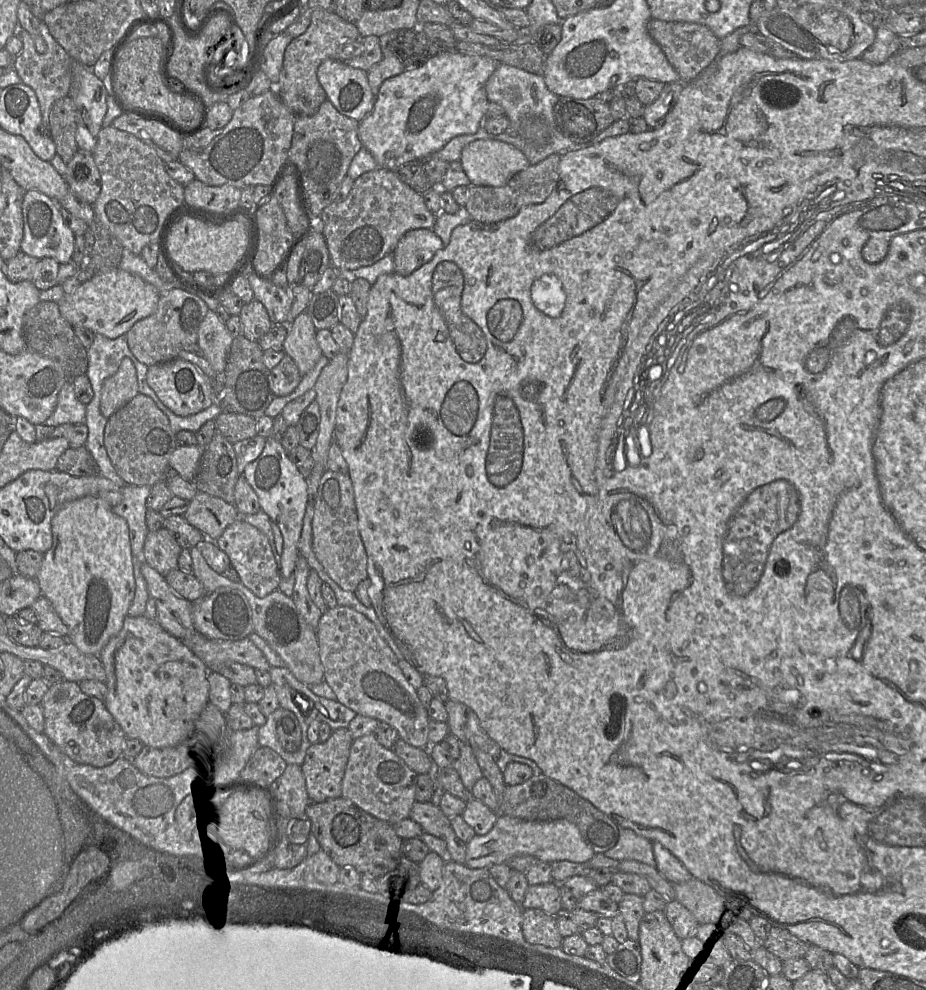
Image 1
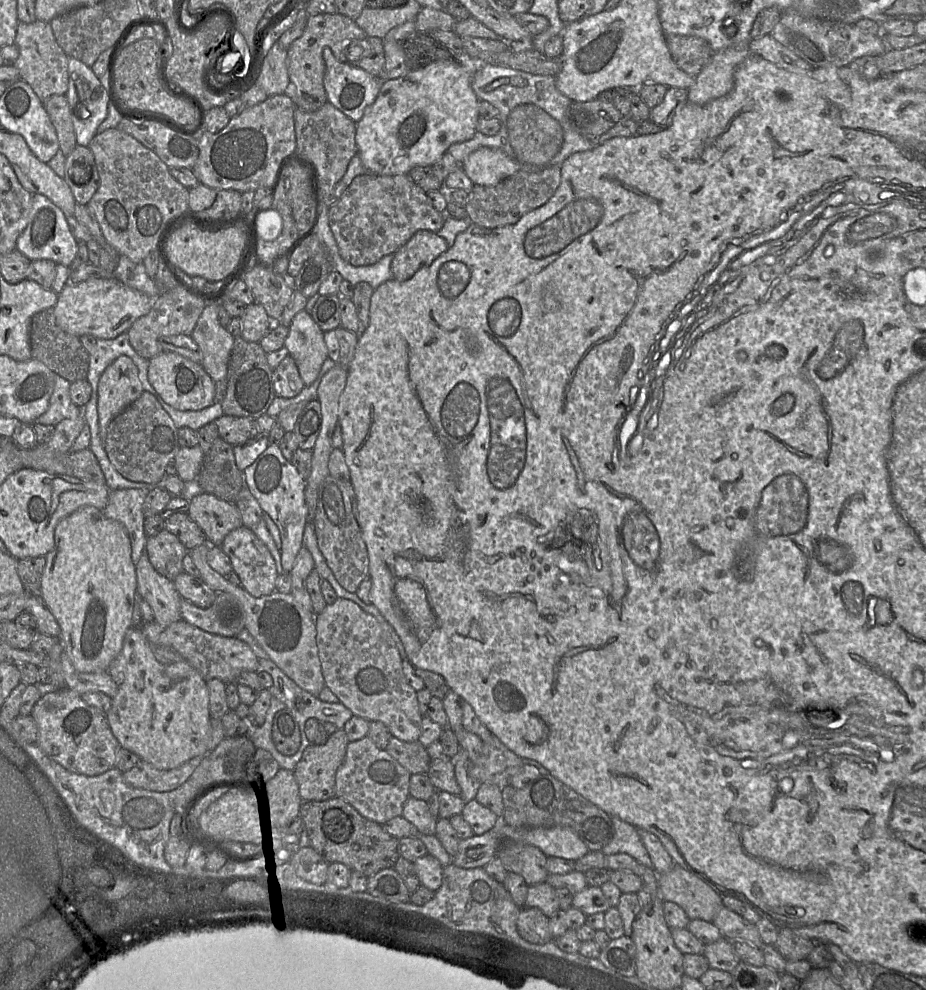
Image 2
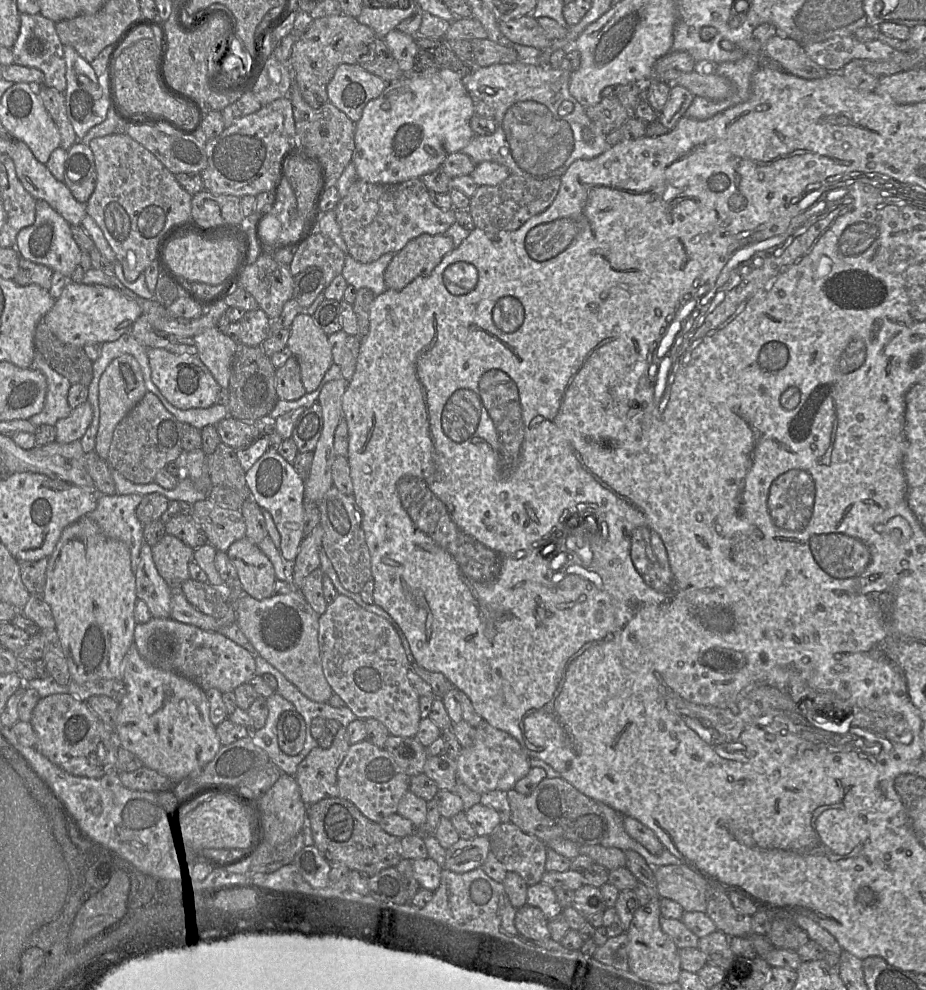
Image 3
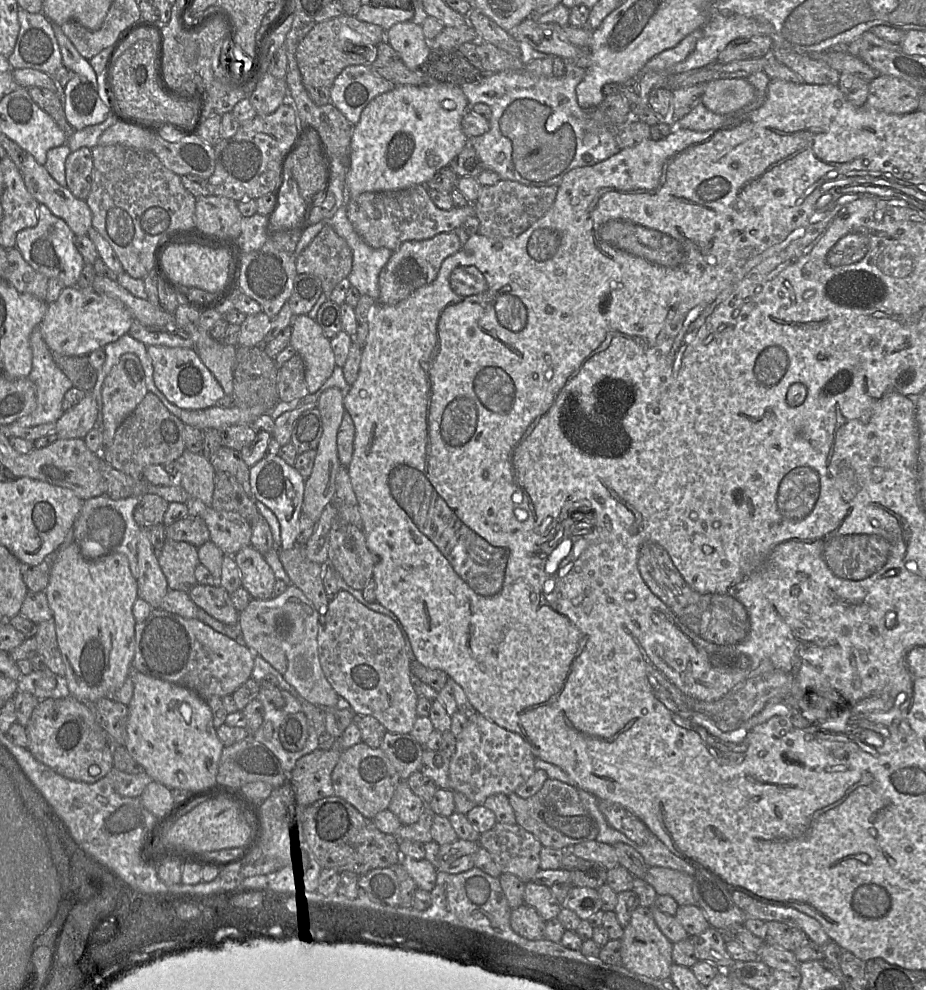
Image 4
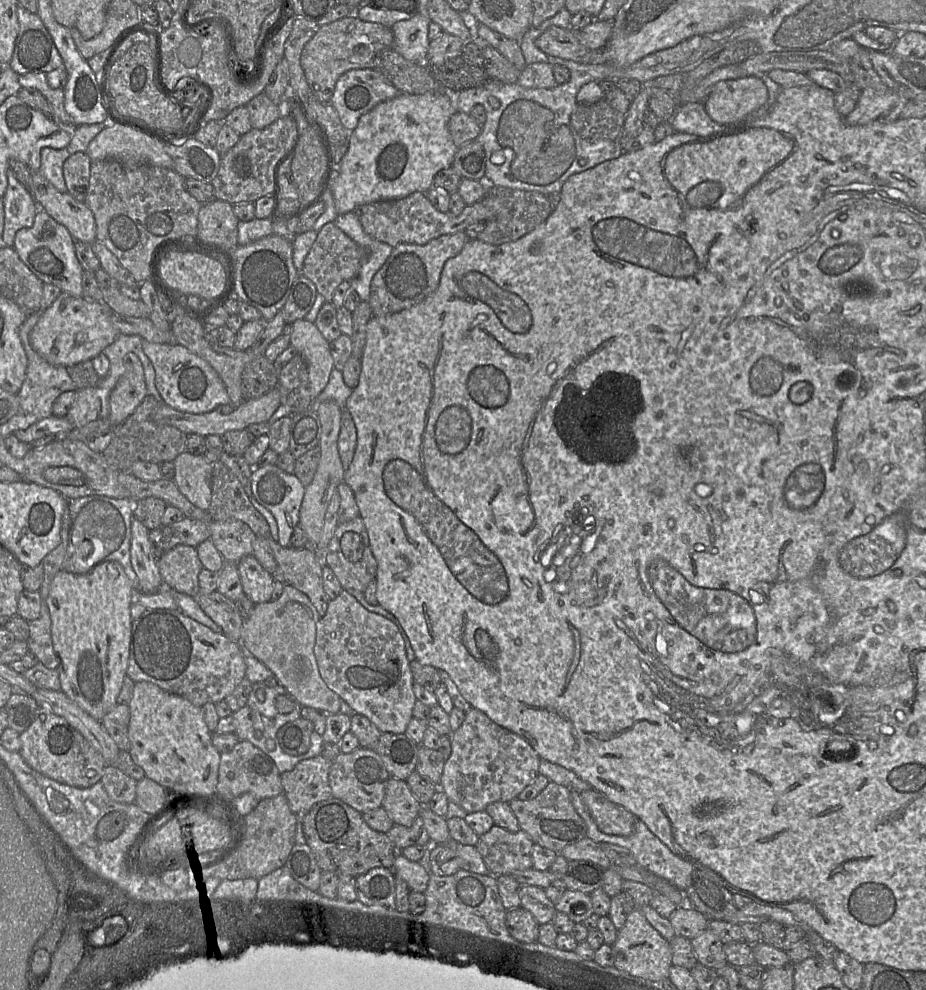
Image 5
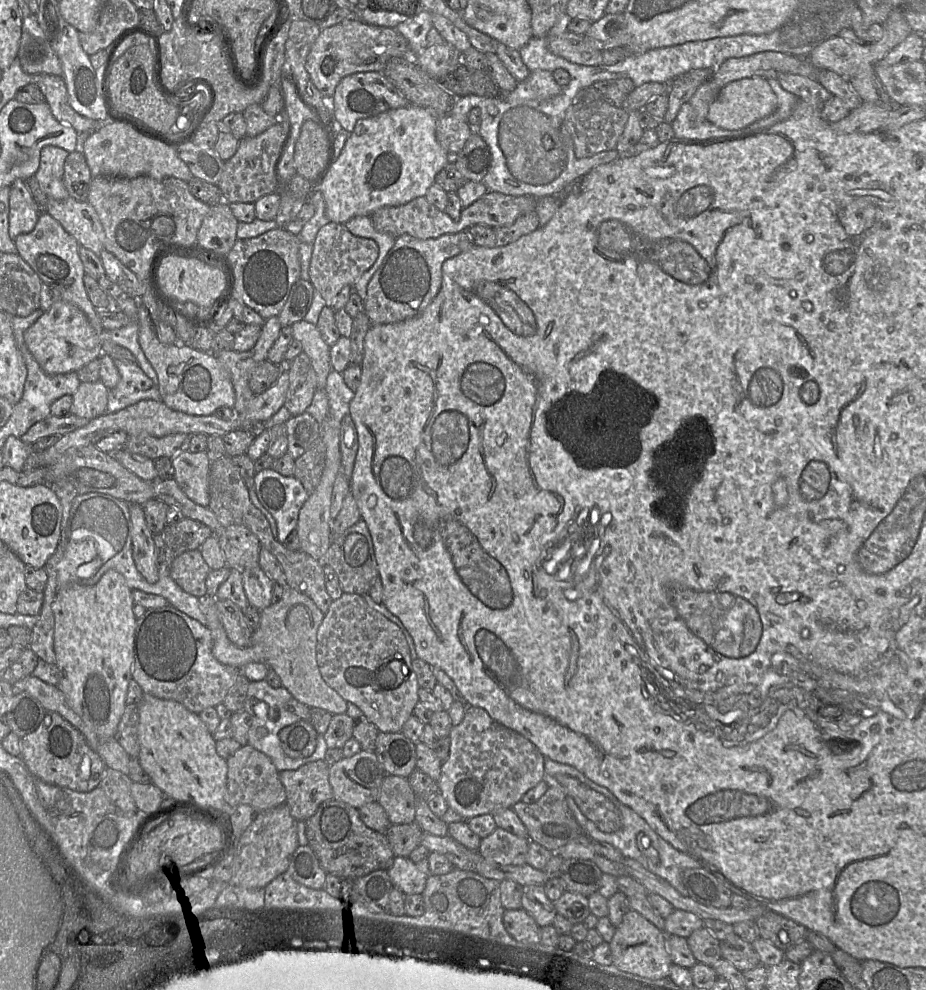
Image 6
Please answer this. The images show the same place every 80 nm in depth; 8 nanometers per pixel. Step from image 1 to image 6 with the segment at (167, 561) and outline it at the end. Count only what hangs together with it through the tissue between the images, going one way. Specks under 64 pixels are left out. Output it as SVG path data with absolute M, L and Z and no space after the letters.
M199 549L182 553L170 566L171 578L187 593L206 597L206 578L211 568L205 562Z

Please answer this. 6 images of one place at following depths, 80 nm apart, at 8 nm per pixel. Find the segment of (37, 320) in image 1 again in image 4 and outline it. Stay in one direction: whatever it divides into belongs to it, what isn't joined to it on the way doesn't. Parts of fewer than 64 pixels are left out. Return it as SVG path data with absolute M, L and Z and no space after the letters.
M51 352L57 367L71 380L74 387L91 391L97 381L97 370L90 364L88 356L68 356Z

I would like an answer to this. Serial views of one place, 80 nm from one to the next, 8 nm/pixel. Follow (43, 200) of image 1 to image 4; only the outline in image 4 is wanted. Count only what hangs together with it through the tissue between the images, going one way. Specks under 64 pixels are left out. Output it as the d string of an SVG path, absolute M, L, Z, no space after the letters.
M39 204L37 225L17 233L16 248L36 271L49 279L61 280L65 287L76 286L85 262L75 245L75 236L63 219L55 216L44 204Z

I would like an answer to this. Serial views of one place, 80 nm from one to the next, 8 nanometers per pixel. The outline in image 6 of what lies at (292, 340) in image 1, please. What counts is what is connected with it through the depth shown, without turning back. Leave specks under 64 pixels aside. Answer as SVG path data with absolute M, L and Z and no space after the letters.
M303 319L294 323L291 327L293 339L301 343L302 351L311 360L316 373L316 389L325 388L327 377L332 370L330 347L322 339L316 325Z

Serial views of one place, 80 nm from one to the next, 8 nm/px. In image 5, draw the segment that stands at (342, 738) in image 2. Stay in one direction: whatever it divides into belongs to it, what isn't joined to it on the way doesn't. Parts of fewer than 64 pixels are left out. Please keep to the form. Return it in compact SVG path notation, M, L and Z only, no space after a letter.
M321 754L305 759L290 770L281 773L283 793L296 815L303 815L316 803L332 796L329 770L332 761Z

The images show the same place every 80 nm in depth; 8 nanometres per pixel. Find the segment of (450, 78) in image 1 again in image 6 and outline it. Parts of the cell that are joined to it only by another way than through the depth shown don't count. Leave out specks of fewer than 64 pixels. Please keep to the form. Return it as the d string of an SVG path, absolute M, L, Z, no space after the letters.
M409 104L377 116L359 119L344 148L309 192L319 190L330 222L345 224L357 216L370 216L384 206L400 206L426 195L435 177L450 161L436 138L438 115Z

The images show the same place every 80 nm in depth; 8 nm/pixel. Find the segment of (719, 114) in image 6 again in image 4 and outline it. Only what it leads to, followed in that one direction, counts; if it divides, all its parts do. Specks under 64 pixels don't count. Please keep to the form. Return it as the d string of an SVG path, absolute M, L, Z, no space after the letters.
M745 78L716 79L706 83L702 103L710 111L721 115L738 115L738 121L745 113L737 113L749 105L755 97L755 89Z

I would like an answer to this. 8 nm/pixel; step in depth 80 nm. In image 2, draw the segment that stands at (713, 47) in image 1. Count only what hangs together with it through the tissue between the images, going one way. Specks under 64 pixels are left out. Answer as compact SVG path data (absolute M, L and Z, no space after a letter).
M666 35L666 42L677 67L693 77L702 71L713 55L708 42L701 37Z

